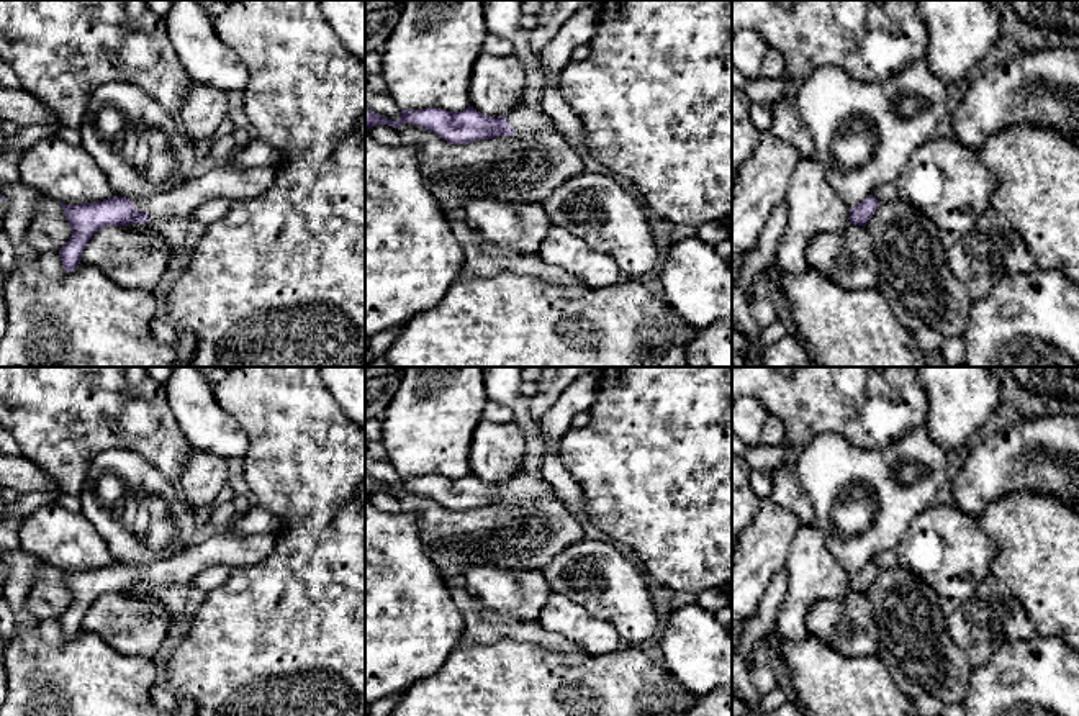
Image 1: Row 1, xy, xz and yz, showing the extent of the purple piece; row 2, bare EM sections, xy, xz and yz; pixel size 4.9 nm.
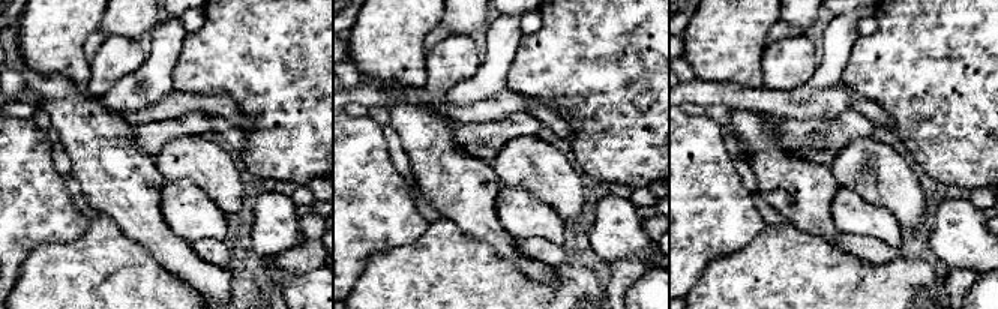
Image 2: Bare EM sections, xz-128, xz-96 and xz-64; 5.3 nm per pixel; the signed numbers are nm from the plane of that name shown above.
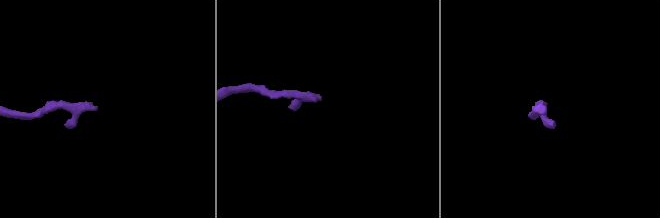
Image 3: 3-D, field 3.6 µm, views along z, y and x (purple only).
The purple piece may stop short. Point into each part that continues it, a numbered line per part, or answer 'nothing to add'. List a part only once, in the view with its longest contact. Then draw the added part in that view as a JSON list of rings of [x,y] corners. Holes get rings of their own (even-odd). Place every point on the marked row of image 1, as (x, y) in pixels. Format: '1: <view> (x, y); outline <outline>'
1: xy (221, 181); outline [[[219,162],[182,180],[169,192],[133,200],[133,205],[139,211],[146,211],[149,221],[188,218],[210,200],[228,198],[234,202],[257,197],[272,187],[275,175],[275,169],[269,167],[237,170]]]

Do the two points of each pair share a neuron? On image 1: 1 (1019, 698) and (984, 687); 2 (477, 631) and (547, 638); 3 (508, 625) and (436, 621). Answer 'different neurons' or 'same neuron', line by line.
1: same neuron
2: same neuron
3: different neurons

